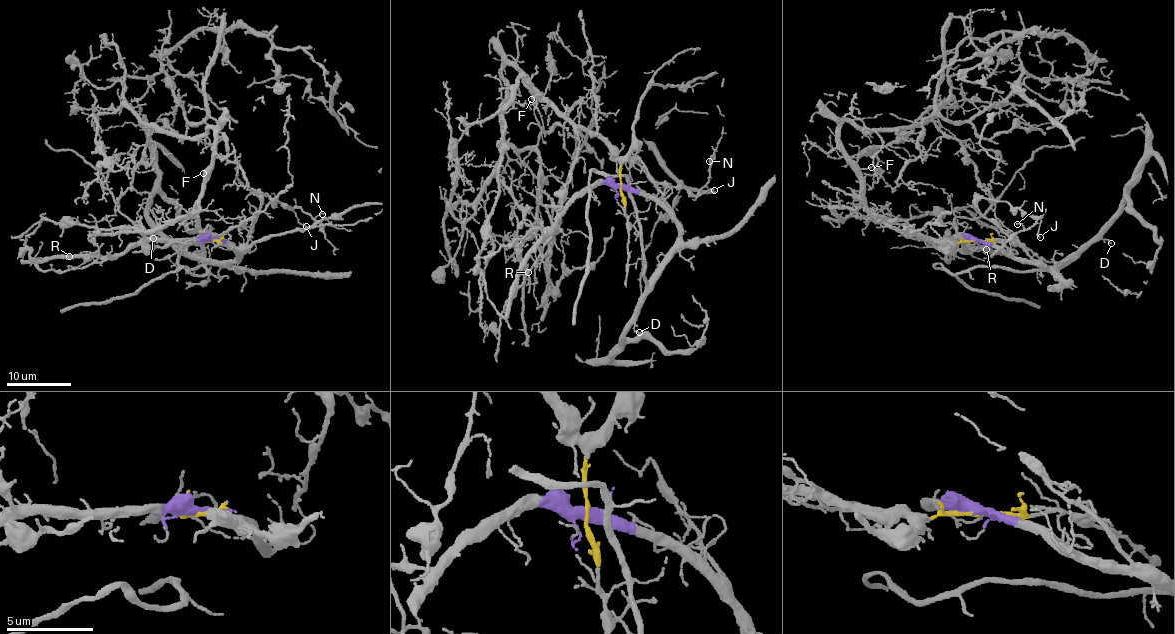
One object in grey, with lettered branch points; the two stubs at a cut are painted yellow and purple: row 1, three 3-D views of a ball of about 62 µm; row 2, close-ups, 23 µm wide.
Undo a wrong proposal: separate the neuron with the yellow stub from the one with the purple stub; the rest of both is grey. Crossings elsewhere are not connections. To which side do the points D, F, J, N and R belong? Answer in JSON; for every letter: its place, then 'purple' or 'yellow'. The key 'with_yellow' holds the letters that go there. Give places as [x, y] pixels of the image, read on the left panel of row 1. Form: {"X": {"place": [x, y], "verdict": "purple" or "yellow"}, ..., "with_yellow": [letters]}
{"D": {"place": [153, 238], "verdict": "purple"}, "F": {"place": [203, 173], "verdict": "yellow"}, "J": {"place": [306, 226], "verdict": "purple"}, "N": {"place": [322, 214], "verdict": "purple"}, "R": {"place": [69, 256], "verdict": "purple"}, "with_yellow": ["F"]}

